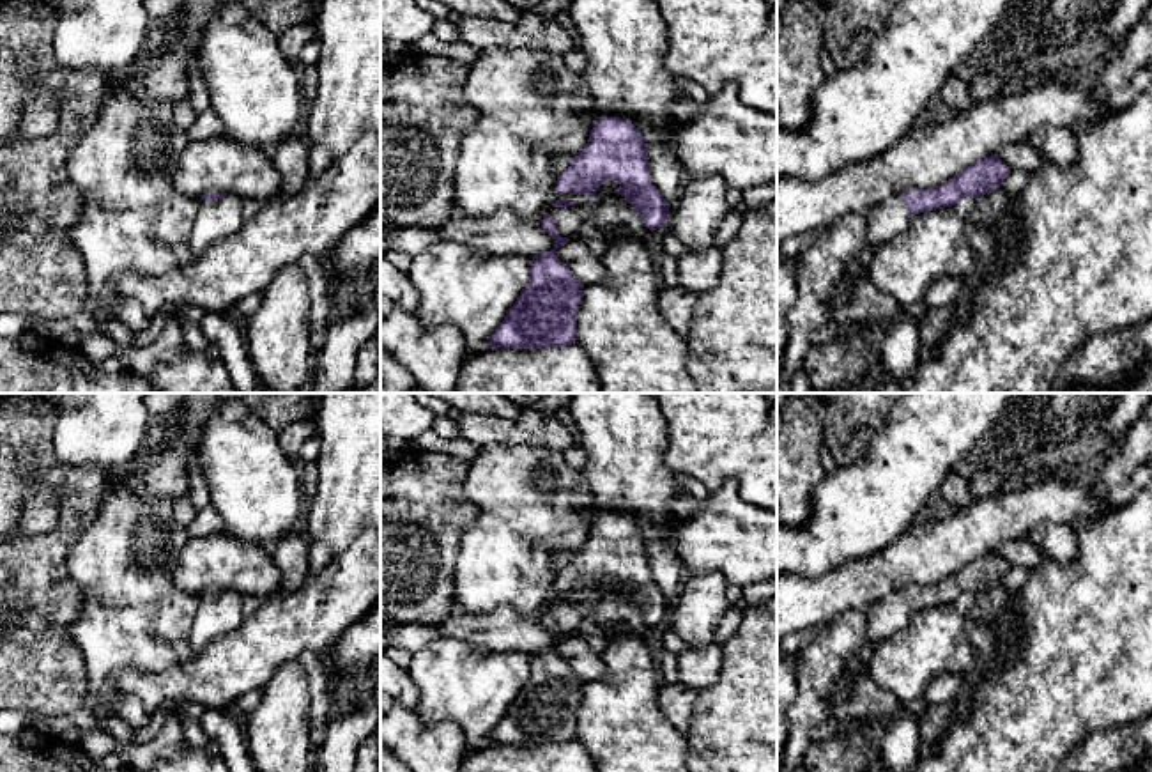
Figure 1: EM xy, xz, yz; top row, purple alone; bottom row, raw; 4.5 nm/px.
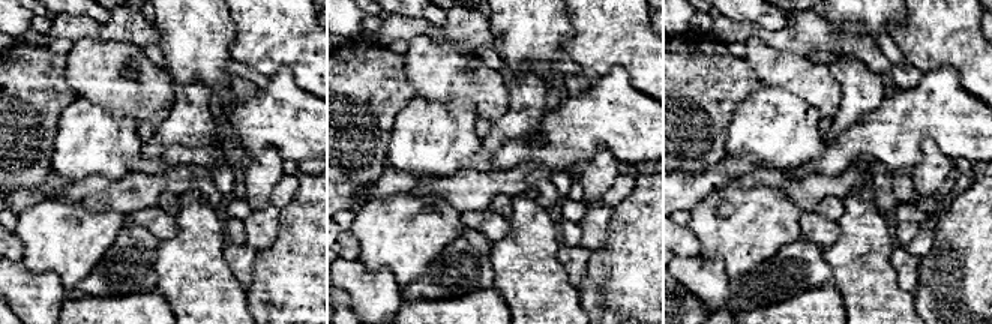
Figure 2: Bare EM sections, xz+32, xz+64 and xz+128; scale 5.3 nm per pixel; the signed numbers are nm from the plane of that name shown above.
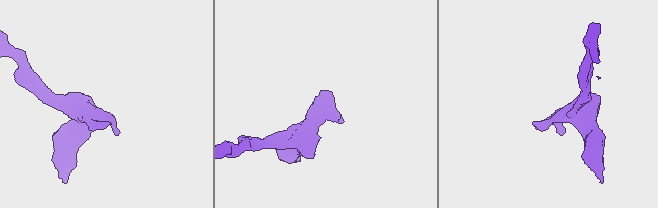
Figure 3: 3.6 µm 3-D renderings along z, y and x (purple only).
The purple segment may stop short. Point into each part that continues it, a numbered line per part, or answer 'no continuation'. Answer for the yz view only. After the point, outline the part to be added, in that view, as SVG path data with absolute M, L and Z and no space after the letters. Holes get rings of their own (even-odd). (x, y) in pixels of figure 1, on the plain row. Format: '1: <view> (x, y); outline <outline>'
1: yz (889, 615); outline M901 591L892 593L864 611L867 630L865 641L872 646L904 629L911 611Z

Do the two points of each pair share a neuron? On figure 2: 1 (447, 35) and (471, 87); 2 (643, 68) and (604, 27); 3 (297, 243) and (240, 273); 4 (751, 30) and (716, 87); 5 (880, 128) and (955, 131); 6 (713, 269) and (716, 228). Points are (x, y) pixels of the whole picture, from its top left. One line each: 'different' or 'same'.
1: different
2: same
3: different
4: different
5: same
6: different

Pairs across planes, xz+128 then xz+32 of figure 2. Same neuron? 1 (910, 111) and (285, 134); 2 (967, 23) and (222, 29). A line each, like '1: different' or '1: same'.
1: same
2: different

